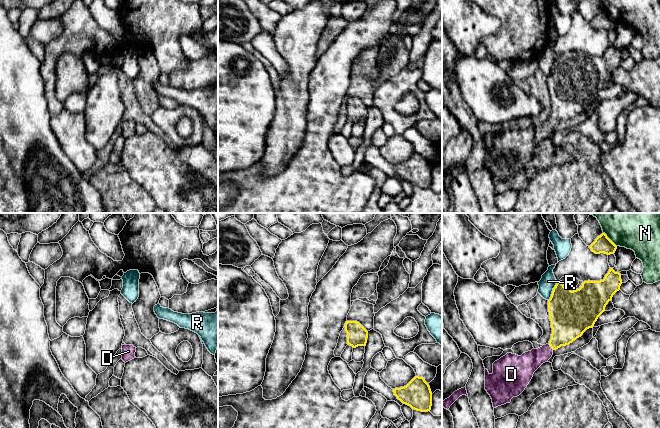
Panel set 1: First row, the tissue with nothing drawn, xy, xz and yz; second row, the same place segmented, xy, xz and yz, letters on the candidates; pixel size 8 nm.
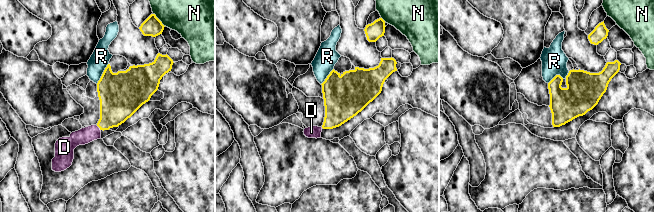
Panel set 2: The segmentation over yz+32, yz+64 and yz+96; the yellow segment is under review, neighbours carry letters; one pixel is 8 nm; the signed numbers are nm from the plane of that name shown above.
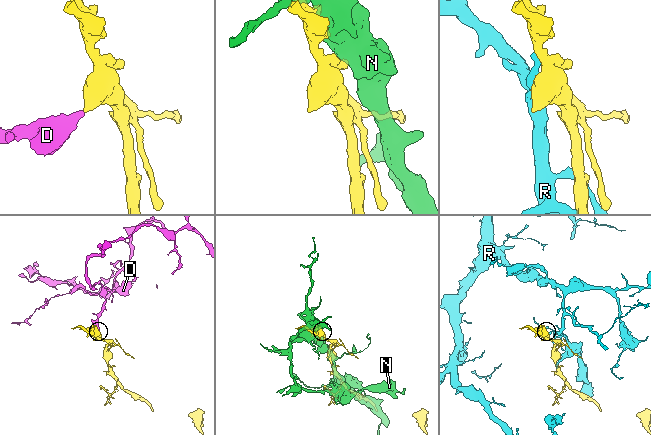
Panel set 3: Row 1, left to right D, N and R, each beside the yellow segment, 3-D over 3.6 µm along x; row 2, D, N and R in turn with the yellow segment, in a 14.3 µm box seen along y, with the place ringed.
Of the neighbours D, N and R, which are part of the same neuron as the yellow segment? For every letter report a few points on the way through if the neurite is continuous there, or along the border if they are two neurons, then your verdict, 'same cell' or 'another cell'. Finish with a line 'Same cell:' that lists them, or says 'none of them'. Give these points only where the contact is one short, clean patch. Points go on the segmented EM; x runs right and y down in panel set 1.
D: across yz (568, 321), (563, 334), (551, 347), (526, 364) | same cell
N: another cell
R: another cell
Same cell: D

